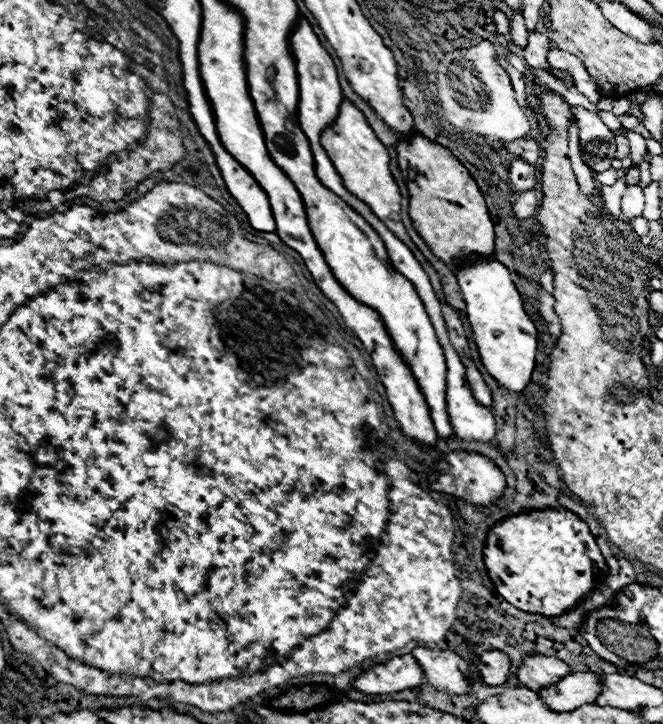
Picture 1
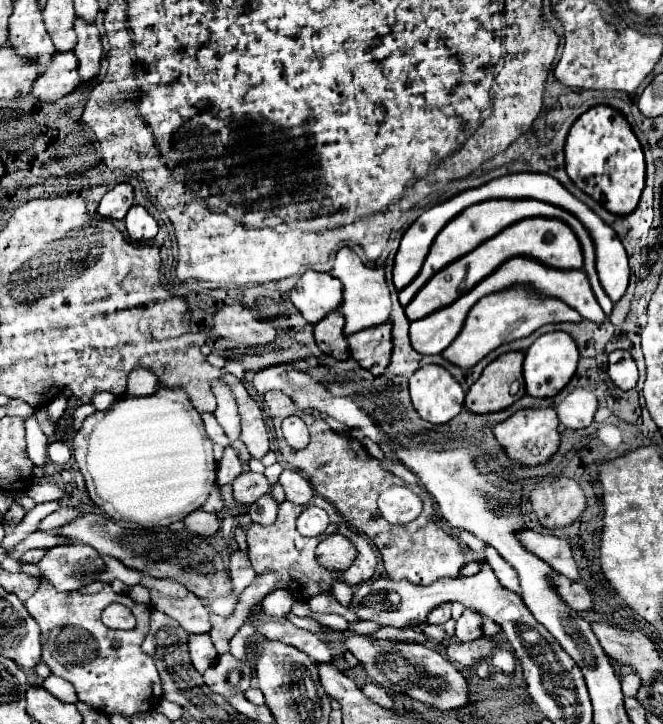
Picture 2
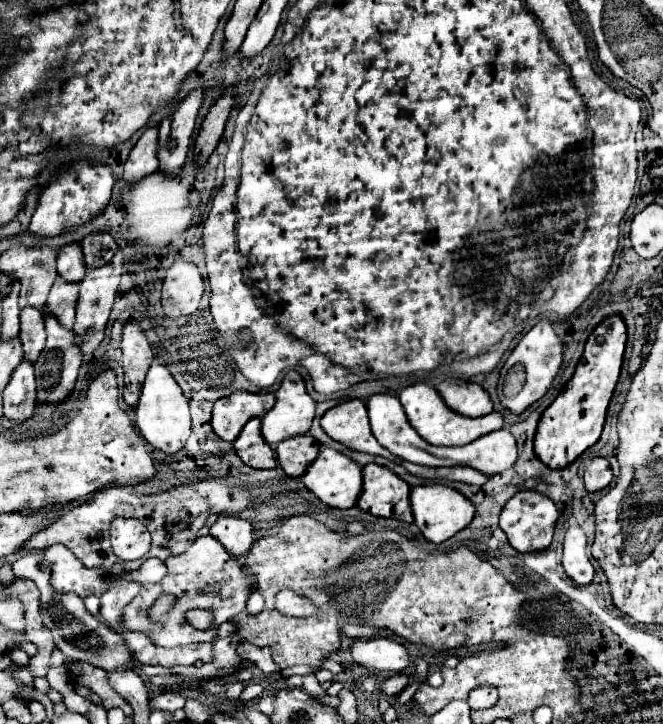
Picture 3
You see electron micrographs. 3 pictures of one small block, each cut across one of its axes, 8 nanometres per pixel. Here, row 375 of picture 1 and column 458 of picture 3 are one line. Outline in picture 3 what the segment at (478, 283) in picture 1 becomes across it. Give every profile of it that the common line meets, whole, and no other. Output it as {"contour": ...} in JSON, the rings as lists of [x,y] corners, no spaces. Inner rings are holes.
{"contour":[[[446,484],[414,486],[410,492],[410,504],[412,504],[412,514],[414,514],[414,524],[422,530],[422,534],[430,542],[436,542],[436,544],[464,530],[474,520],[474,514],[476,514],[476,506],[472,504],[472,500],[468,500],[462,492]]]}

